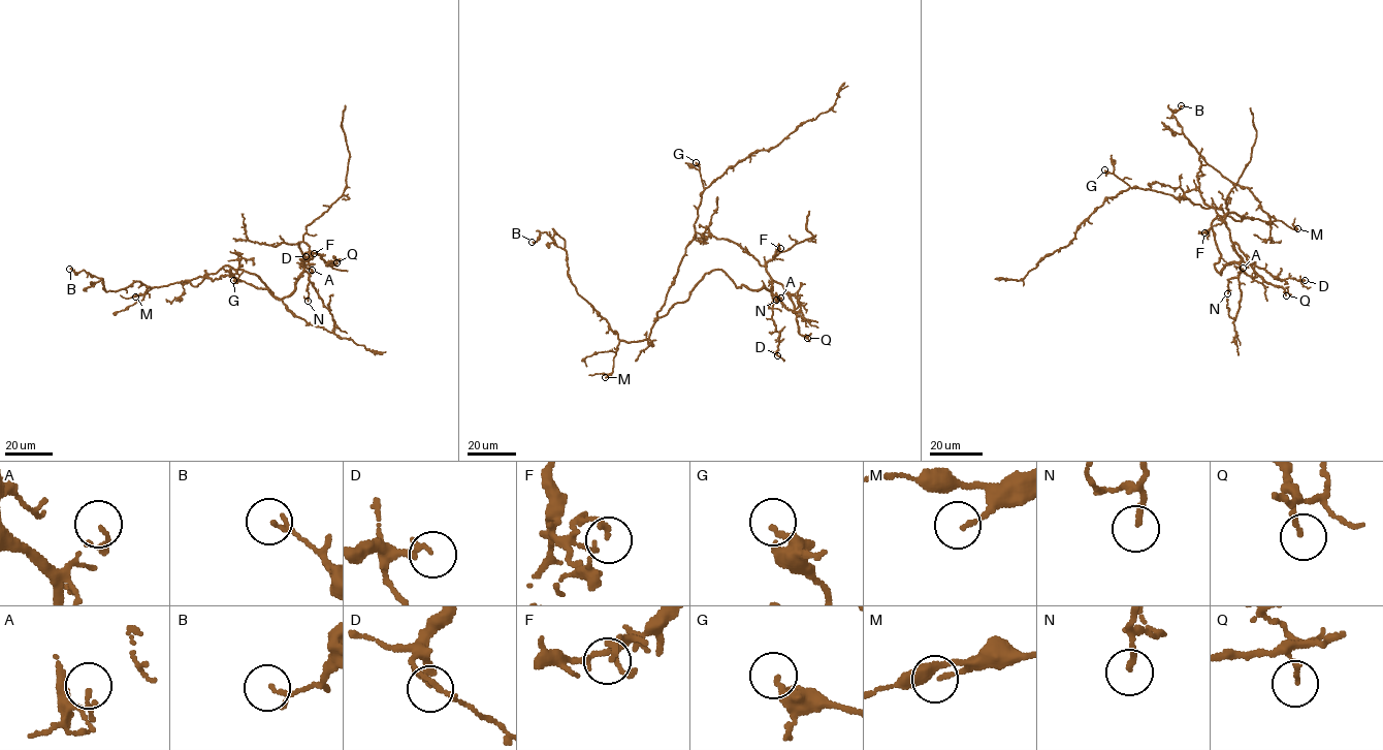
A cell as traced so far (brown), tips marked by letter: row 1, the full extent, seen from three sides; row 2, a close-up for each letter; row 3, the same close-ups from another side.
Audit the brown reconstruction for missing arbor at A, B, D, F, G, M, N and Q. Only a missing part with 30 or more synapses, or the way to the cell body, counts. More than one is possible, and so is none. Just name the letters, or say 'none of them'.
none of them

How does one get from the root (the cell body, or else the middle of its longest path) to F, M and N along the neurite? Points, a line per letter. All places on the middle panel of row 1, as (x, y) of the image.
F: (675, 304), (687, 300), (705, 274), (718, 270), (736, 286), (763, 286), (771, 294), (766, 264), (780, 248)
M: (675, 304), (667, 314), (658, 317), (647, 339), (620, 341), (613, 371), (605, 377)
N: (675, 304), (687, 300), (705, 274), (718, 270), (736, 286), (763, 286), (777, 300), (776, 293), (776, 300)

